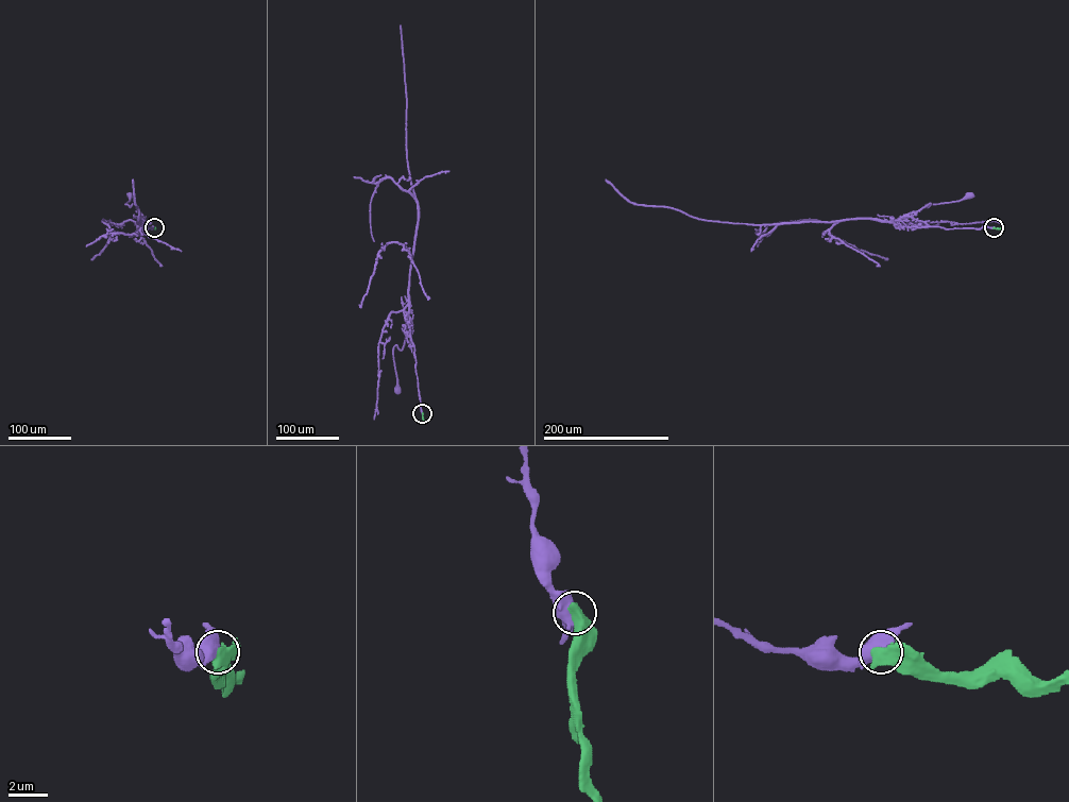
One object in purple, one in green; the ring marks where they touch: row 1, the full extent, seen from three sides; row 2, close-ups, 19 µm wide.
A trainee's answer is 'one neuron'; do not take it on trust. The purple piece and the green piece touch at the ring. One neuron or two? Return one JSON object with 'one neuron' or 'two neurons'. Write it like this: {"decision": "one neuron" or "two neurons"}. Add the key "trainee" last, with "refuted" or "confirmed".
{"decision": "two neurons", "trainee": "refuted"}

